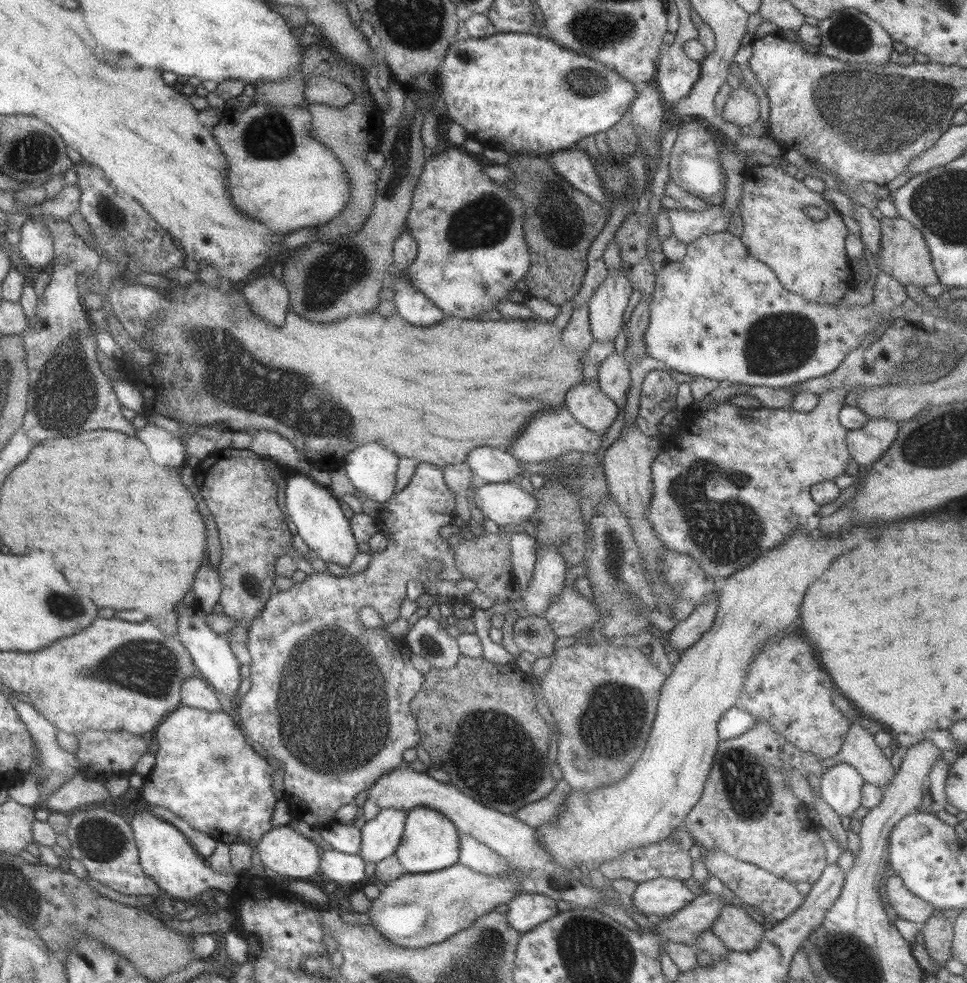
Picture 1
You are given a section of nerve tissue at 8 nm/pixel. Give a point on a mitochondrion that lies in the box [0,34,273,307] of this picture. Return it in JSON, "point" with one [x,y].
{"point":[33,154]}

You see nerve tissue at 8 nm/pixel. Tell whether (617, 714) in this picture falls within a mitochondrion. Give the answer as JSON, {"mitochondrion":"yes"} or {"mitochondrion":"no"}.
{"mitochondrion":"yes"}

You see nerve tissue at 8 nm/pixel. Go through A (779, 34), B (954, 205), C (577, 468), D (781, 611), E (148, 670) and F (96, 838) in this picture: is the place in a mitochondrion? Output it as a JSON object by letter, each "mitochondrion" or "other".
{"A":"other","B":"mitochondrion","C":"mitochondrion","D":"other","E":"mitochondrion","F":"mitochondrion"}

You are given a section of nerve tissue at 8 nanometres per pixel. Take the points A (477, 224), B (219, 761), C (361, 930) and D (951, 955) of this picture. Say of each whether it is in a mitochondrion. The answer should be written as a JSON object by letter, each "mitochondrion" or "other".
{"A":"mitochondrion","B":"mitochondrion","C":"other","D":"other"}

